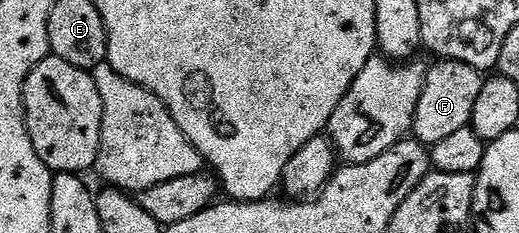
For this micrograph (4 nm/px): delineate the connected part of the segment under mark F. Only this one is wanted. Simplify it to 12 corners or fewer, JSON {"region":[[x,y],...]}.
{"region":[[457,60],[428,69],[411,135],[425,146],[469,127],[485,77]]}

